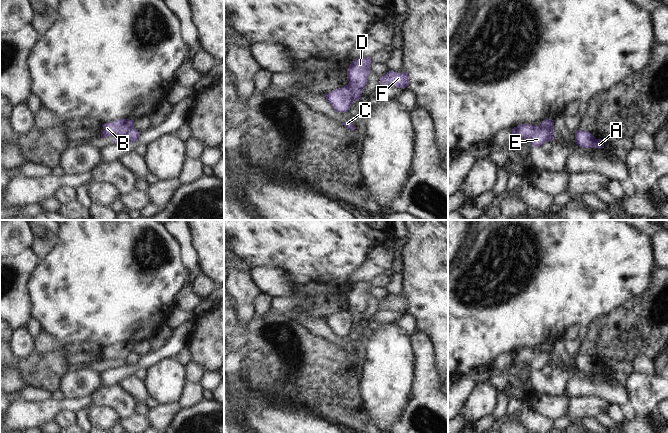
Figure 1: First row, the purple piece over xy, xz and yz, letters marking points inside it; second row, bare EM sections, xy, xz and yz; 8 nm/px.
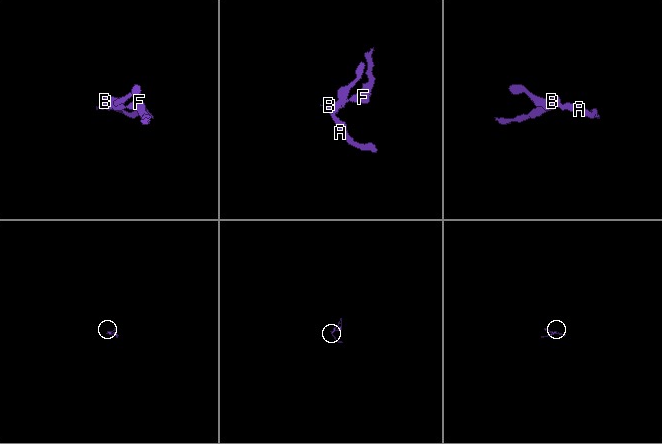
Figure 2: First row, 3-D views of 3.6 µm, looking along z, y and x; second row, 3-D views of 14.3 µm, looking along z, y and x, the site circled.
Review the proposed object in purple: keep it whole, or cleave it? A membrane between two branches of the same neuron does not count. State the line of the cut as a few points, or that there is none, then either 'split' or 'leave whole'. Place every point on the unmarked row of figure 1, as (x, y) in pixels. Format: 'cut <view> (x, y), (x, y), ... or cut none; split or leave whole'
cut xz (347, 309), (351, 313), (353, 325); split

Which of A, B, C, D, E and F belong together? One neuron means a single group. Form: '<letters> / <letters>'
A B C / D E F

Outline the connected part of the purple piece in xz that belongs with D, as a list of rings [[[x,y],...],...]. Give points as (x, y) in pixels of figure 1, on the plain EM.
[[[370,280],[358,281],[353,283],[347,293],[348,310],[352,313],[353,325],[361,323],[362,315],[367,308],[367,300],[371,296],[370,288]]]

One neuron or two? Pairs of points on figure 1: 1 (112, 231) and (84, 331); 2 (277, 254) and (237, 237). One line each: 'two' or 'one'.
1: one
2: one

